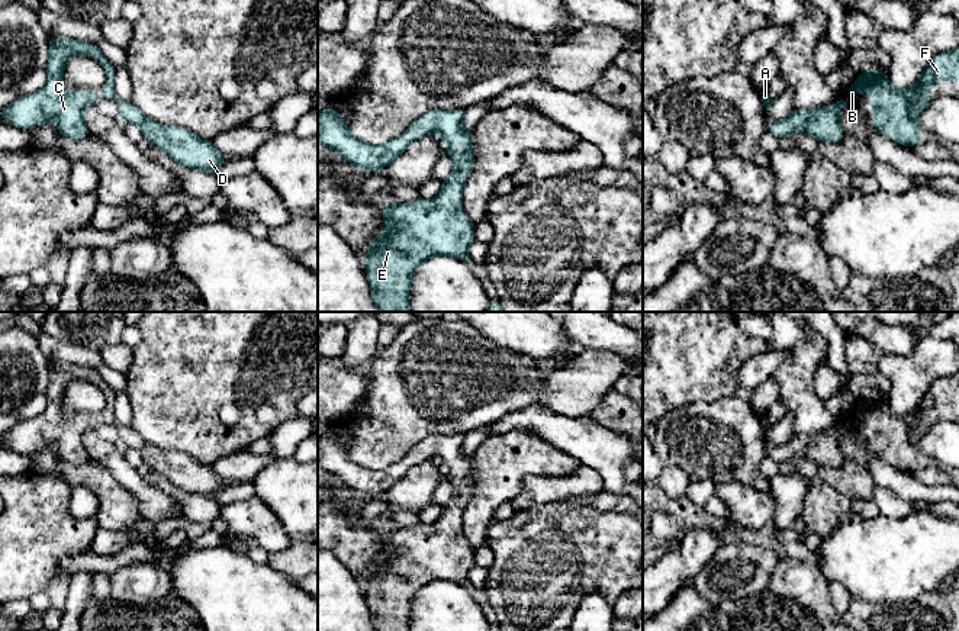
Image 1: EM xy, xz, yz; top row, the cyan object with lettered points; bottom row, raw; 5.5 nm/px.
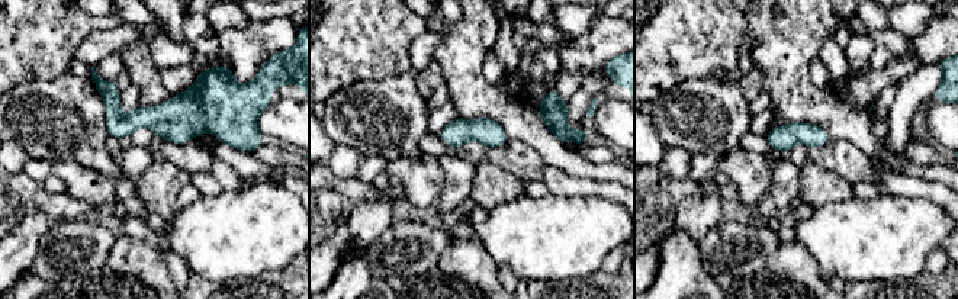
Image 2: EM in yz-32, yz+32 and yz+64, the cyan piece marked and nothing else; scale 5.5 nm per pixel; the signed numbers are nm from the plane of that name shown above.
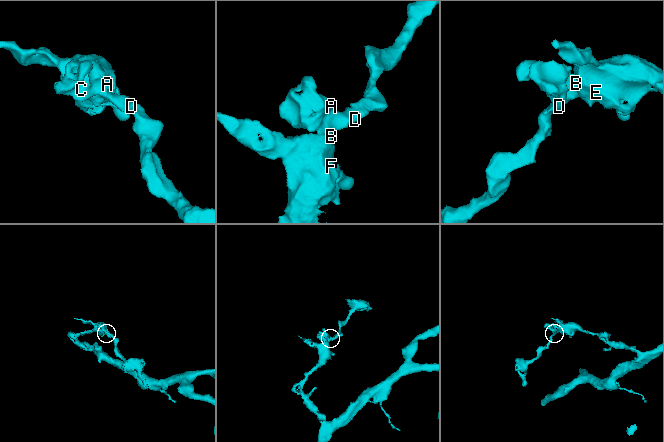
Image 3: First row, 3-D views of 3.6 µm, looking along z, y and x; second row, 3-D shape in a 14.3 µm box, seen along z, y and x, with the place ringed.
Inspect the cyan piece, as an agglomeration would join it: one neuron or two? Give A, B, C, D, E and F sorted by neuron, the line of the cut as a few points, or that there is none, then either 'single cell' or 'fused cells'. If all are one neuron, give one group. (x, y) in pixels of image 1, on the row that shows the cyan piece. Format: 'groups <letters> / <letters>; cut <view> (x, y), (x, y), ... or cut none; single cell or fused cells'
groups A B C D E F; cut none; single cell

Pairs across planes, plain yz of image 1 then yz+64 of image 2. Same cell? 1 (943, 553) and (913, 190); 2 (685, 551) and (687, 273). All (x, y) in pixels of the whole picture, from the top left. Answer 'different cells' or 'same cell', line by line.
1: different cells
2: different cells

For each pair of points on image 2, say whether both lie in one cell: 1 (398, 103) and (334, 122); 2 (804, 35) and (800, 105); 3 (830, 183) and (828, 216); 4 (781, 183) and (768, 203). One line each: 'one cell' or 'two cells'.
1: one cell
2: one cell
3: two cells
4: one cell

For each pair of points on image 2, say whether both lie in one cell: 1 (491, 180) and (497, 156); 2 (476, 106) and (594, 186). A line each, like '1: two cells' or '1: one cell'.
1: two cells
2: two cells

